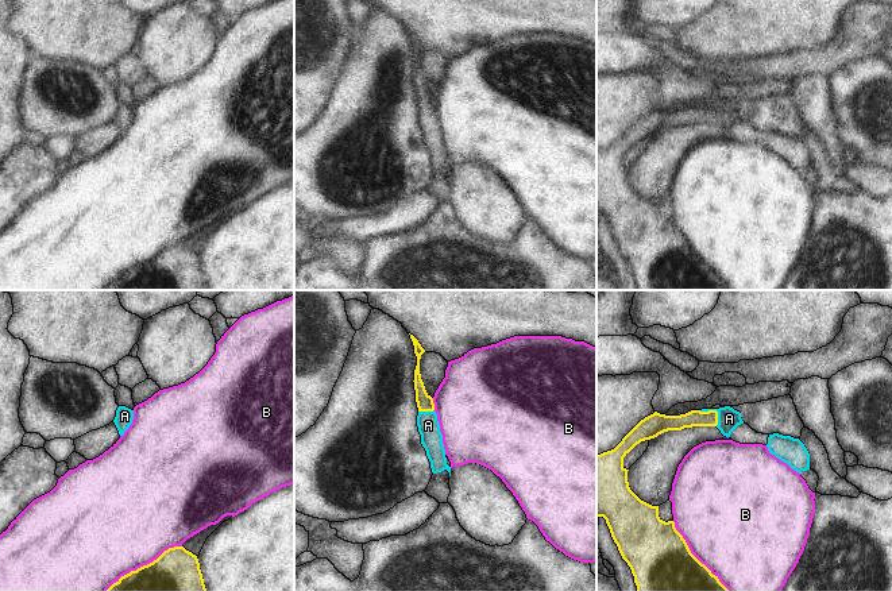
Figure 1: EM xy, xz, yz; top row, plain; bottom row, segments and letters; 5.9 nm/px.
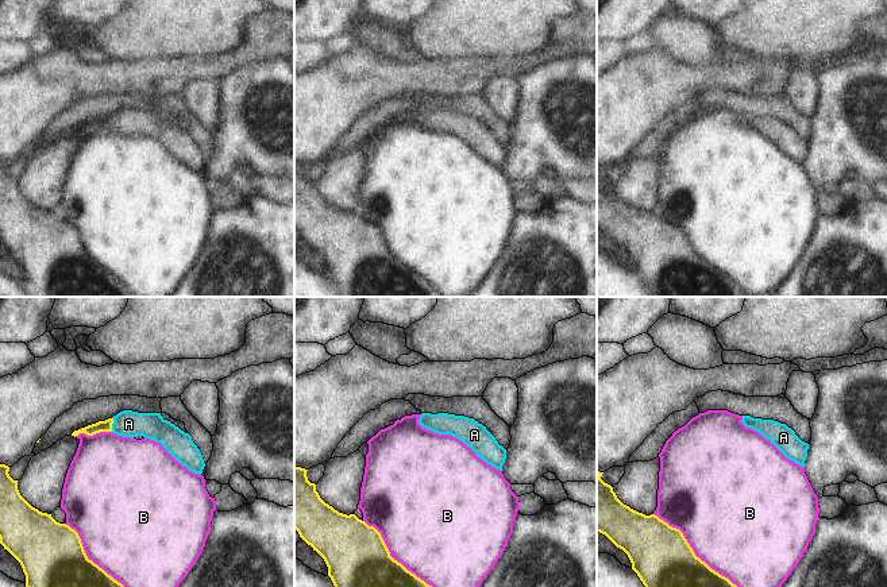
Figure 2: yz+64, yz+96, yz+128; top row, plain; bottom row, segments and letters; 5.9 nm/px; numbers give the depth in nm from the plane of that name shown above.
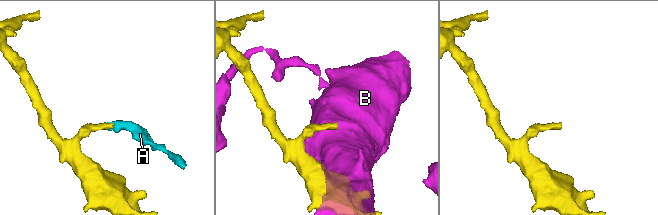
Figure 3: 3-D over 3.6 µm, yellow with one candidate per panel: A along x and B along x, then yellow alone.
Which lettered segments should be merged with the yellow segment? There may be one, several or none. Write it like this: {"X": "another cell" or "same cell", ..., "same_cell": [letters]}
{"A": "same cell", "B": "another cell", "same_cell": ["A"]}

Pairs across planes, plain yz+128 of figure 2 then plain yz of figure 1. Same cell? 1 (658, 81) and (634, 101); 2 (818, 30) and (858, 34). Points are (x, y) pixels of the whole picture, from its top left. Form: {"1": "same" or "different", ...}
{"1": "same", "2": "different"}

